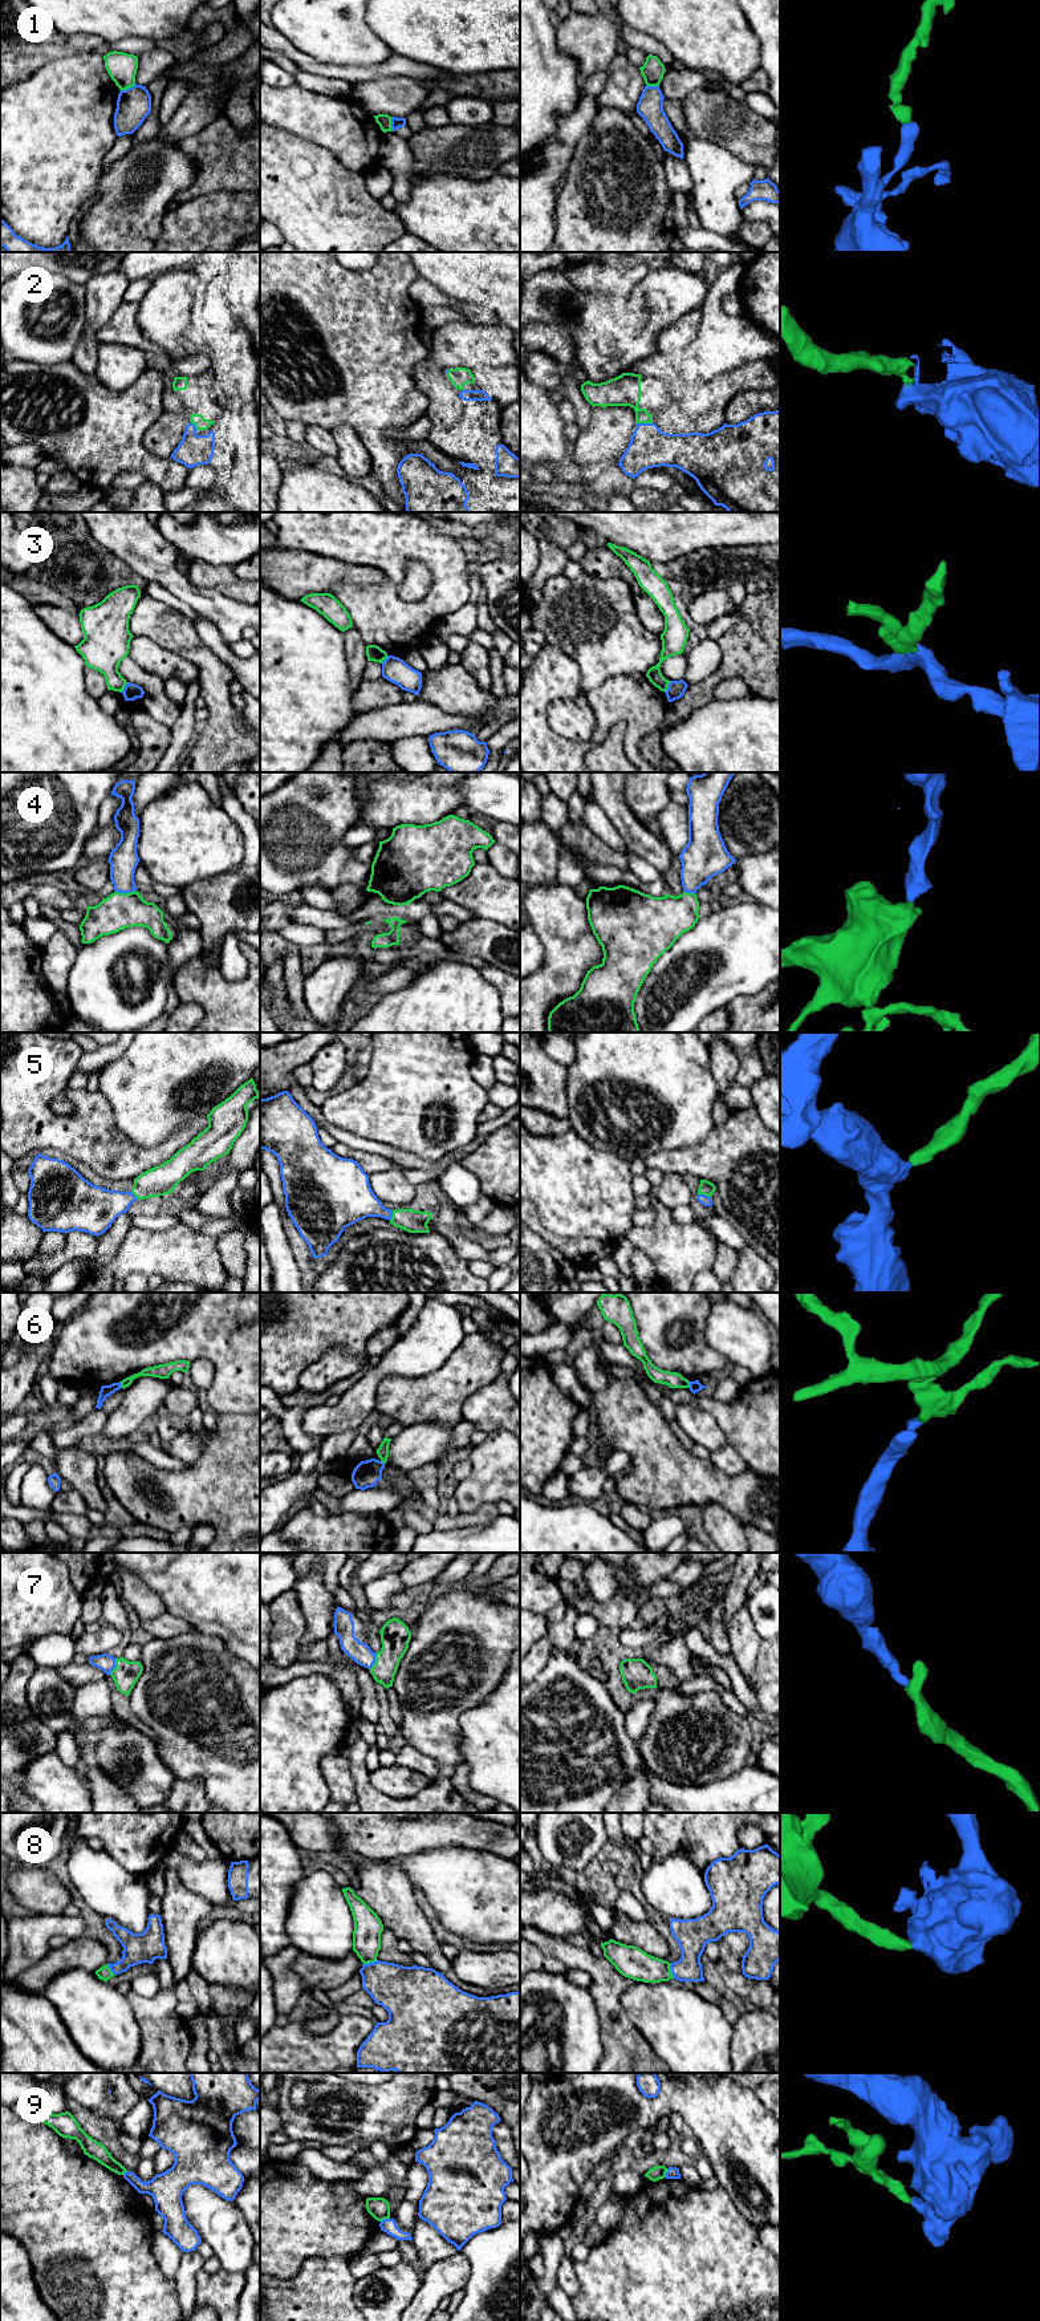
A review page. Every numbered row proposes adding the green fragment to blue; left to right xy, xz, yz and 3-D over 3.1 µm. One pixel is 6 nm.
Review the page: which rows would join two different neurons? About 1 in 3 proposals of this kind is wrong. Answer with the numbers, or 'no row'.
1, 3, 6, 9

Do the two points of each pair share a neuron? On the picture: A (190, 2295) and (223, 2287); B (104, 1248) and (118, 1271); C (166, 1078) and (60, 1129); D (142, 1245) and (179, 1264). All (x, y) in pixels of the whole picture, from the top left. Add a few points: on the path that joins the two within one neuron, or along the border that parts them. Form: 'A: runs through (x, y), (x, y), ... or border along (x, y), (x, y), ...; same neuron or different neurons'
A: border along (202, 2268), (196, 2275), (195, 2304); different neurons
B: border along (128, 1233), (117, 1253), (109, 1261), (89, 1271); different neurons
C: border along (100, 1090), (112, 1108), (116, 1125), (124, 1132); different neurons
D: runs through (151, 1252), (170, 1254); same neuron

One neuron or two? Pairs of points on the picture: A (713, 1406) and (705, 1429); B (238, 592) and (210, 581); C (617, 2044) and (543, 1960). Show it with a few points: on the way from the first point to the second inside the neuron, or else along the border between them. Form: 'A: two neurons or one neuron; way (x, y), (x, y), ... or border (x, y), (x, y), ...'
A: two neurons; border (679, 1404), (695, 1403), (707, 1411), (727, 1439)
B: one neuron; way (231, 585), (224, 581), (216, 581)
C: two neurons; border (539, 1950), (557, 1958), (567, 1967)

